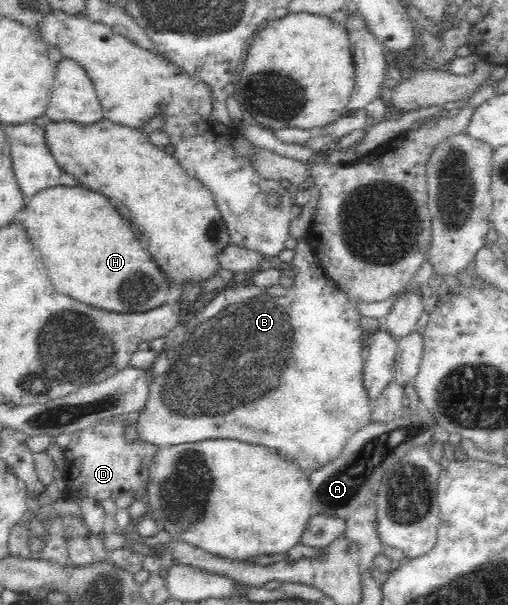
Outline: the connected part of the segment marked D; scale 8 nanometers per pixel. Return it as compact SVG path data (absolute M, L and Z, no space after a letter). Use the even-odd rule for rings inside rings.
M138 412L128 416L115 416L114 419L97 423L89 428L70 434L70 443L64 450L66 457L62 478L66 489L70 489L74 499L96 500L117 499L133 489L137 497L148 485L148 465L158 447L140 439L129 444L123 438L123 425L134 424Z

